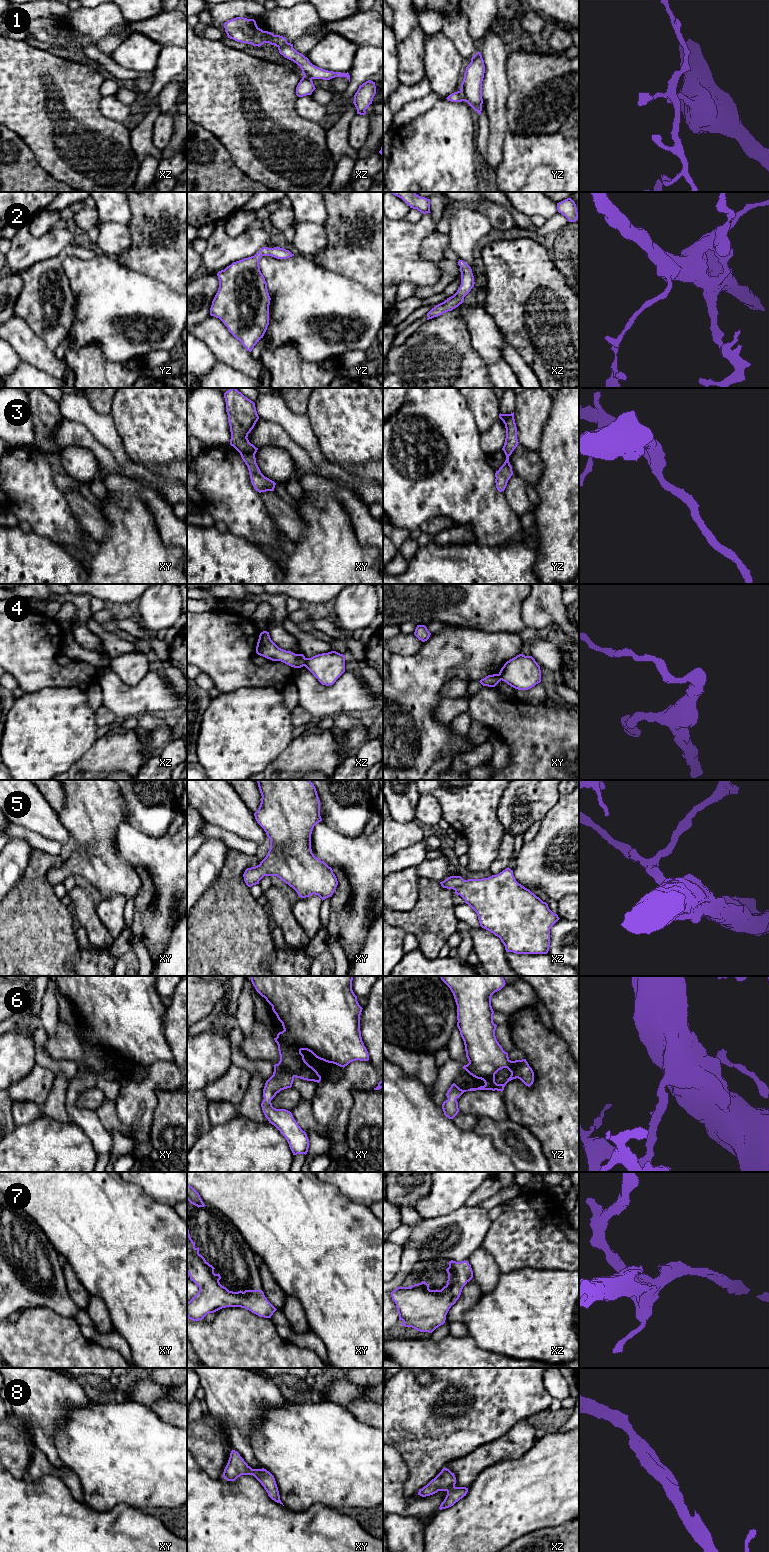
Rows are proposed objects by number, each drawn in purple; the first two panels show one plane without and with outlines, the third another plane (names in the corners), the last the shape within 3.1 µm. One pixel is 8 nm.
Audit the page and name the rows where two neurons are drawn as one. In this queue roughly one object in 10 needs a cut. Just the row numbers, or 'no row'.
1, 4

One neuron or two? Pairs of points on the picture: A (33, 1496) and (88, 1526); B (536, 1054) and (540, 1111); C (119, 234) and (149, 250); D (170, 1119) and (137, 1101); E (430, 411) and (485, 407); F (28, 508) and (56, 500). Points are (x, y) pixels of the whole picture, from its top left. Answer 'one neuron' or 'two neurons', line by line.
A: one neuron
B: one neuron
C: two neurons
D: two neurons
E: two neurons
F: one neuron

